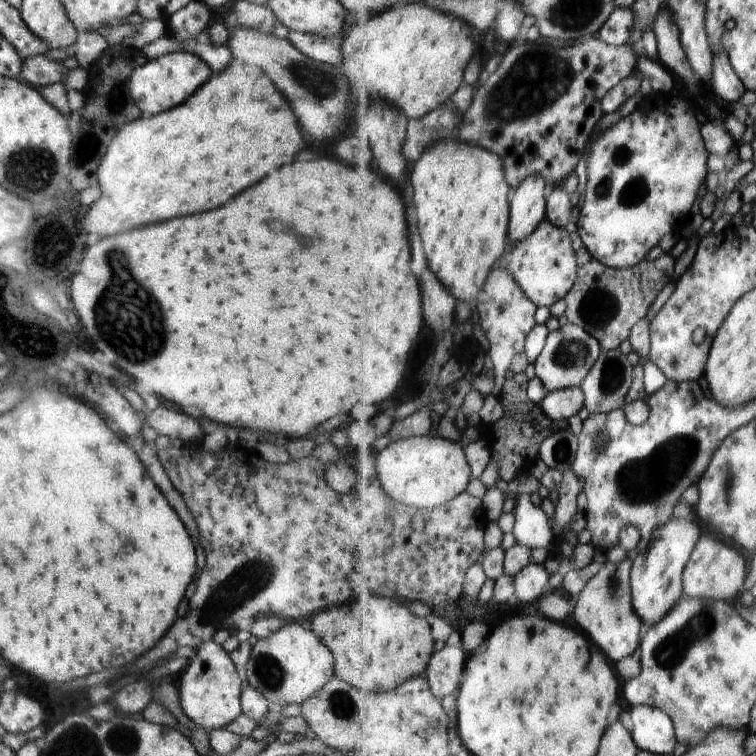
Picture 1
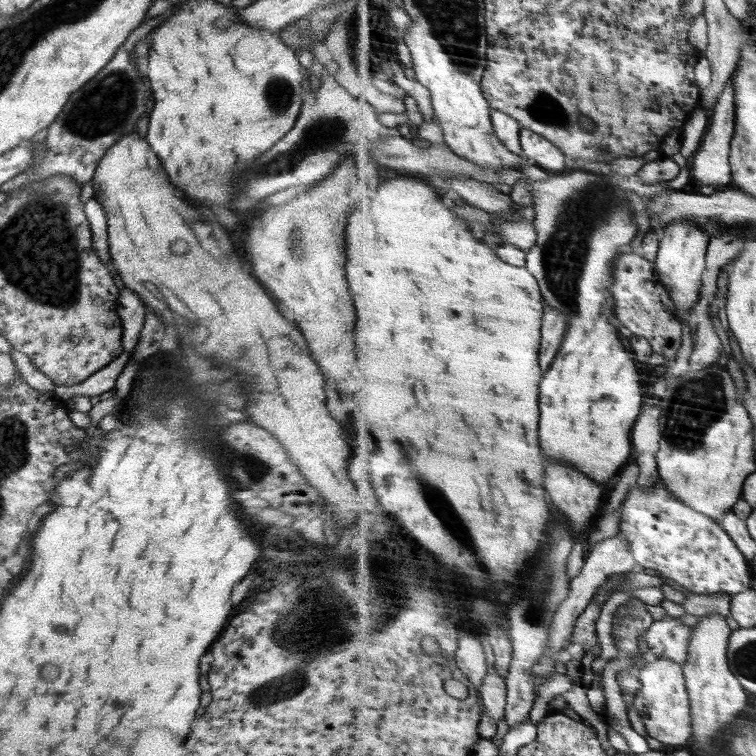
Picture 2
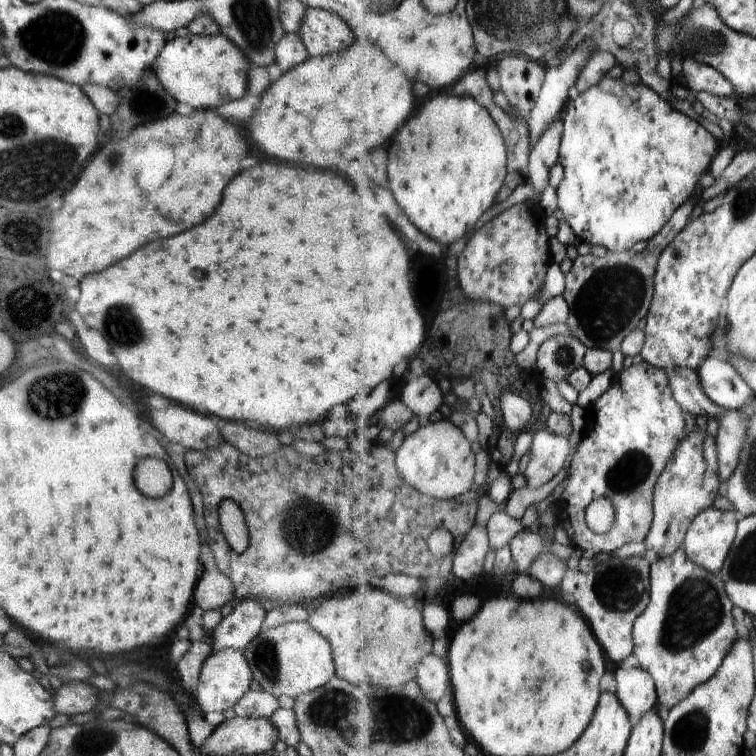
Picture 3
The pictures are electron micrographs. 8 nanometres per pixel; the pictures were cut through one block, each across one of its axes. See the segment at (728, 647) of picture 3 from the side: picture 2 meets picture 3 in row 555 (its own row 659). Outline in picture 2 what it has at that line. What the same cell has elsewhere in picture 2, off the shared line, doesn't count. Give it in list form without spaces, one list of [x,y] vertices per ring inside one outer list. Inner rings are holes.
[[[674,617],[660,618],[656,621],[647,632],[652,658],[672,657],[672,659],[678,661],[678,663],[684,665],[684,668],[686,668],[688,657],[690,657],[693,634],[693,628],[687,625],[679,618]]]

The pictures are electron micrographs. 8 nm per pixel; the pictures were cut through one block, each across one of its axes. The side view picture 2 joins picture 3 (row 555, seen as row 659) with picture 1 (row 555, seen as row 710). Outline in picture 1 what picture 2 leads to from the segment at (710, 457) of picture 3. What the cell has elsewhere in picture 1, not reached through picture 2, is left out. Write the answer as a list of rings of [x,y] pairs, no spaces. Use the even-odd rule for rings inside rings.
[[[674,518],[656,530],[651,546],[637,556],[633,564],[635,607],[642,620],[650,627],[660,624],[670,614],[670,610],[674,610],[674,606],[686,596],[685,572],[703,535],[703,529],[702,525]]]

